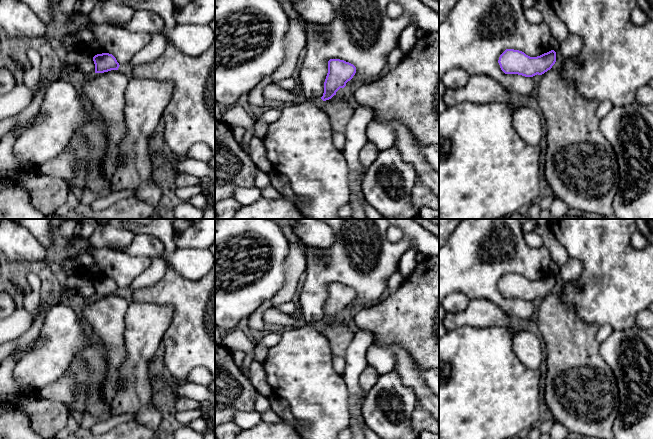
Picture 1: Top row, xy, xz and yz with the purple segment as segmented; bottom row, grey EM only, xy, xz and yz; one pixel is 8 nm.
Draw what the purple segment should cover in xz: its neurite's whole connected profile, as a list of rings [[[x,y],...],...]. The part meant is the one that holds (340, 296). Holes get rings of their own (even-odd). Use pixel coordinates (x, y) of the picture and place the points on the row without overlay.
[[[330,283],[328,297],[324,306],[323,325],[331,323],[340,312],[344,312],[356,297],[356,291],[344,284]]]

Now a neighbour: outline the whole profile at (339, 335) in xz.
[[[336,318],[329,324],[319,326],[318,329],[327,338],[332,355],[345,358],[347,349],[354,338],[354,332],[346,322]]]

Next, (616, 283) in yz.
[[[549,219],[547,225],[555,237],[566,249],[570,258],[581,261],[583,271],[575,283],[565,282],[560,291],[562,302],[565,305],[573,307],[582,321],[587,324],[602,326],[611,326],[613,330],[623,330],[632,327],[636,322],[636,316],[639,312],[649,309],[653,304],[653,245],[648,244],[644,249],[636,250],[630,245],[632,234],[637,230],[635,219]]]

